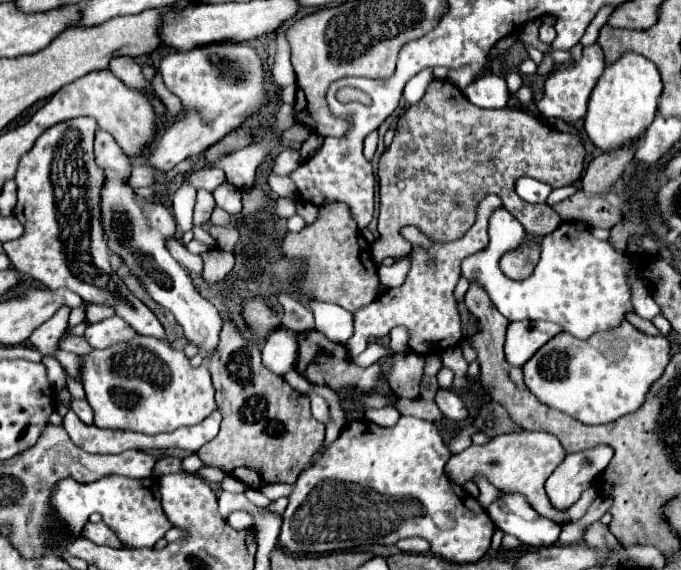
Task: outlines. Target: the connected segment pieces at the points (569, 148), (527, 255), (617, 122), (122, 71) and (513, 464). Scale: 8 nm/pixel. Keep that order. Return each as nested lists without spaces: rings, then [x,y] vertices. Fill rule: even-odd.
[[[433,80],[433,84],[429,84],[425,96],[421,98],[421,102],[415,104],[415,106],[411,106],[411,108],[407,110],[407,125],[400,125],[399,121],[400,119],[397,122],[393,142],[381,155],[379,172],[377,172],[377,174],[379,174],[379,190],[381,190],[381,196],[379,196],[379,198],[381,198],[381,202],[379,202],[379,226],[377,226],[377,230],[379,230],[379,240],[371,244],[371,256],[373,256],[375,266],[379,266],[379,264],[383,262],[383,258],[387,258],[387,256],[403,258],[403,256],[407,256],[407,254],[411,252],[411,244],[401,236],[401,228],[403,228],[403,226],[413,224],[413,226],[417,226],[419,230],[423,230],[425,234],[431,234],[433,240],[455,240],[455,238],[459,238],[459,236],[461,236],[465,230],[469,230],[469,226],[475,222],[475,206],[477,206],[477,202],[479,202],[485,194],[497,194],[497,196],[503,200],[503,208],[505,208],[507,212],[511,212],[511,214],[523,224],[523,228],[525,228],[529,234],[533,232],[533,234],[537,234],[537,236],[545,236],[545,234],[553,232],[553,230],[563,222],[553,208],[547,208],[547,206],[541,206],[541,204],[529,204],[529,202],[521,200],[521,198],[515,194],[513,184],[515,184],[515,180],[521,178],[521,176],[531,176],[531,178],[543,180],[543,182],[547,182],[549,186],[569,186],[569,184],[573,184],[573,182],[579,178],[581,170],[583,170],[583,156],[585,156],[585,148],[583,148],[579,136],[569,134],[569,132],[559,132],[559,130],[551,128],[547,122],[543,122],[541,116],[533,116],[533,114],[527,114],[527,112],[523,112],[523,110],[509,110],[509,108],[483,110],[483,108],[477,108],[477,106],[473,106],[451,82],[447,82],[447,80]],[[383,174],[387,174],[389,180],[399,180],[399,182],[383,182]]]
[[[527,242],[525,246],[513,250],[513,252],[507,252],[503,258],[501,258],[501,270],[505,276],[513,278],[513,280],[521,280],[521,278],[527,278],[533,268],[535,268],[535,262],[539,260],[539,248],[533,244],[533,242]]]
[[[637,52],[623,54],[617,62],[603,70],[591,92],[585,114],[585,132],[591,142],[601,150],[613,150],[635,138],[641,138],[655,118],[661,90],[661,76],[651,60]]]
[[[115,56],[109,62],[109,70],[121,80],[125,82],[129,88],[147,88],[151,92],[149,82],[143,78],[141,74],[141,66],[131,58],[131,56]]]
[[[511,432],[511,434],[501,434],[491,438],[487,444],[477,446],[471,444],[469,448],[465,448],[463,452],[455,454],[449,458],[449,462],[445,464],[445,472],[447,476],[455,482],[455,484],[463,484],[467,480],[471,480],[475,474],[483,474],[495,488],[499,490],[507,490],[507,492],[521,492],[527,496],[527,502],[545,518],[555,520],[557,524],[567,524],[567,522],[575,522],[579,520],[589,504],[595,500],[597,492],[591,488],[587,490],[569,510],[559,512],[549,504],[549,498],[545,494],[545,480],[549,478],[549,474],[561,464],[561,460],[565,458],[565,450],[559,444],[559,440],[553,434],[547,432]]]

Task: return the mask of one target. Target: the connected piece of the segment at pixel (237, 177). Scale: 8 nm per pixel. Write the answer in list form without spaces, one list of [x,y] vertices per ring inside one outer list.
[[[267,140],[257,142],[253,146],[247,146],[243,150],[229,154],[229,156],[223,156],[206,168],[221,168],[225,172],[229,184],[233,184],[235,188],[241,188],[241,190],[249,190],[249,188],[253,188],[257,166],[265,160],[265,156],[269,154],[269,150],[275,144],[277,142],[273,142],[273,140],[271,142],[267,142]]]

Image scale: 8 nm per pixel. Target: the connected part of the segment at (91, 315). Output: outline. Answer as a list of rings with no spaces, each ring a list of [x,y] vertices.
[[[85,304],[85,320],[87,322],[101,322],[101,320],[105,320],[109,316],[113,316],[113,310],[109,306]]]

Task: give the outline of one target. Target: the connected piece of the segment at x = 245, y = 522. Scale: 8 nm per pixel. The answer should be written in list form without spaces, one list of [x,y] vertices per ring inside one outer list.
[[[243,510],[233,512],[233,514],[227,516],[227,524],[229,524],[231,528],[237,528],[237,530],[241,530],[241,528],[251,528],[251,522],[253,522],[251,514],[247,514],[247,512],[243,512]]]

